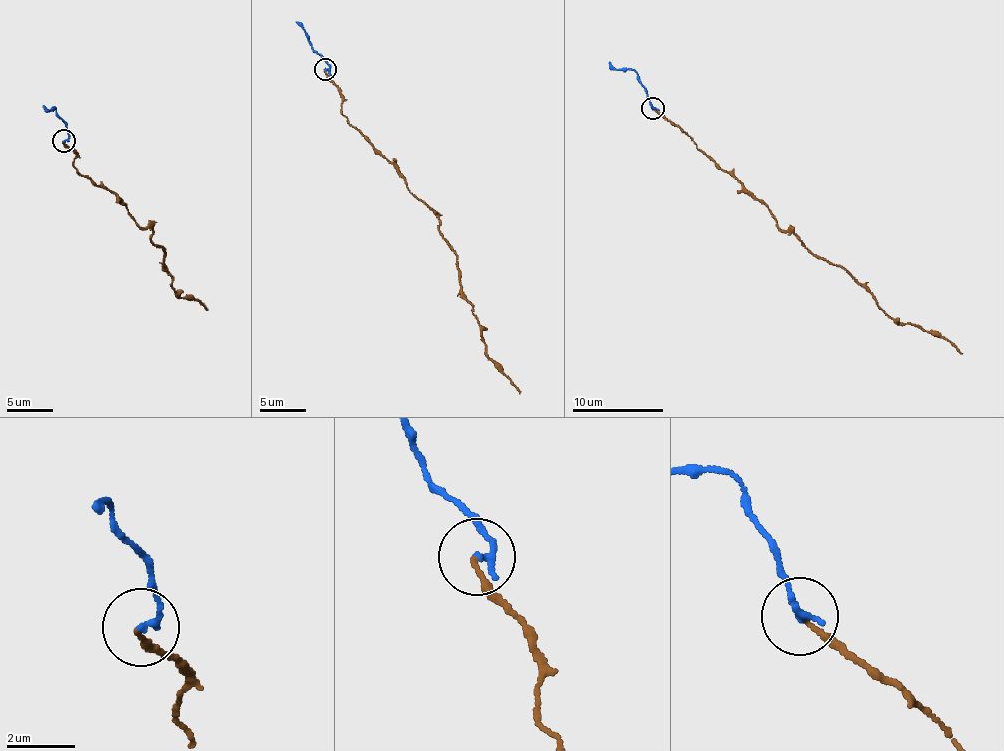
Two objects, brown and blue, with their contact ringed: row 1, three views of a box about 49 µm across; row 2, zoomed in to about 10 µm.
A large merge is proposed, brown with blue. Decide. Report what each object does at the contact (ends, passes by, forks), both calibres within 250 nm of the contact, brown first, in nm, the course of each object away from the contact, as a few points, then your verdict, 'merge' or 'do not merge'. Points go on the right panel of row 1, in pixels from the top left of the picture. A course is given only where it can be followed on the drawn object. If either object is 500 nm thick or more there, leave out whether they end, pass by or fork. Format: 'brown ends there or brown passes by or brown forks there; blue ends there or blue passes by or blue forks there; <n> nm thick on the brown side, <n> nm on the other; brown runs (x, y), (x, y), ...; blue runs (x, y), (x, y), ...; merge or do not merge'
brown ends there; blue ends there; 160 nm thick on the brown side, 200 nm on the other; brown runs (653, 107), (731, 173), (780, 229), (831, 264), (840, 264), (901, 323), (944, 337), (961, 352); blue runs (653, 108), (636, 72), (615, 69), (610, 61); do not merge

